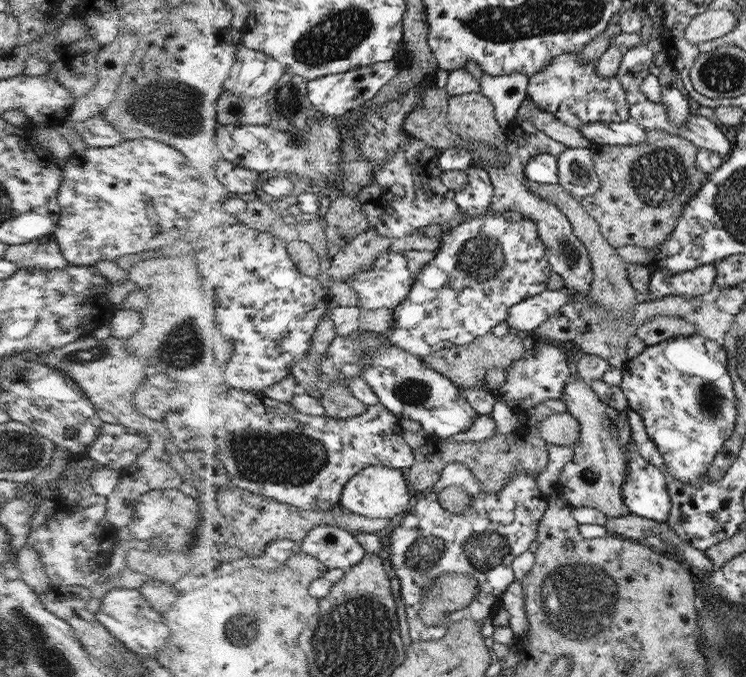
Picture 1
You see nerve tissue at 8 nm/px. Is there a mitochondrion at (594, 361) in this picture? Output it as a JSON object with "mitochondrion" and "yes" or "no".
{"mitochondrion":"no"}

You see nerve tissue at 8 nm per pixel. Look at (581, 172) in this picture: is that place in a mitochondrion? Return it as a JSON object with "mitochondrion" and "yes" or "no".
{"mitochondrion":"yes"}

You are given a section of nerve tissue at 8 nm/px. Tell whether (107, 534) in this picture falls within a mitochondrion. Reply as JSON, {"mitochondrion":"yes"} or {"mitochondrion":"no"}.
{"mitochondrion":"no"}

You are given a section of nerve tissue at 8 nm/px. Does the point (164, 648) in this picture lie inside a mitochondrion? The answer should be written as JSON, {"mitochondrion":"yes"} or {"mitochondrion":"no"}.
{"mitochondrion":"no"}

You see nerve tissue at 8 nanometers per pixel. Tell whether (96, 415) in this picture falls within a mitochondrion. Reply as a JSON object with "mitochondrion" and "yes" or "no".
{"mitochondrion":"no"}

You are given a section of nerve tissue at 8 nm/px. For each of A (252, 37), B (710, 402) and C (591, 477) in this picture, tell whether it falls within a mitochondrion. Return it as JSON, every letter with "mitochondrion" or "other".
{"A":"other","B":"mitochondrion","C":"mitochondrion"}

